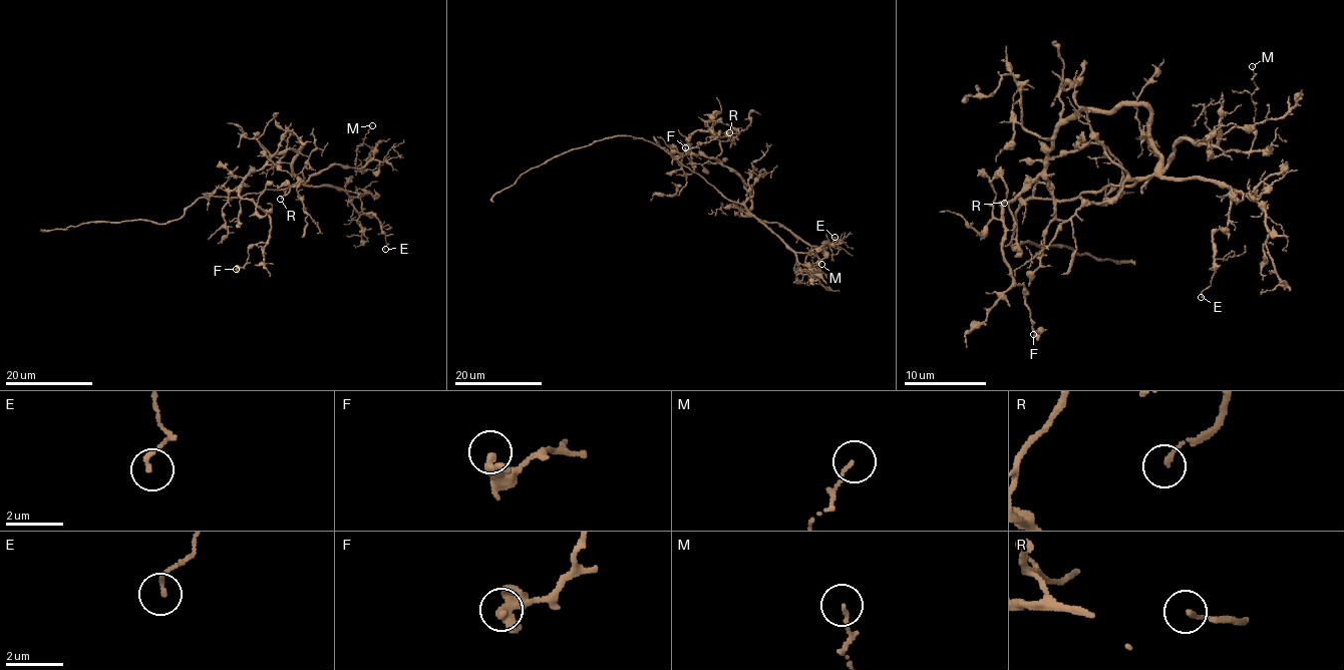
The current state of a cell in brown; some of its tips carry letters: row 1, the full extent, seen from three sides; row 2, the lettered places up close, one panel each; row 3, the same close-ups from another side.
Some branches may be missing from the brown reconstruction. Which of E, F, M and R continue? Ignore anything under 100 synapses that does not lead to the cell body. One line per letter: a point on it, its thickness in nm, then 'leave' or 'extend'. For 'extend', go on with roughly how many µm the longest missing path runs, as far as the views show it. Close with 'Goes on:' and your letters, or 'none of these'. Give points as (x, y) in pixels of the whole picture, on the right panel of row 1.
E: place (1201, 297); calibre 150 nm; leave
F: place (1033, 334); calibre 400 nm; leave
M: place (1252, 66); calibre 100 nm; leave
R: place (1004, 203); calibre 150 nm; leave
Goes on: none of these

